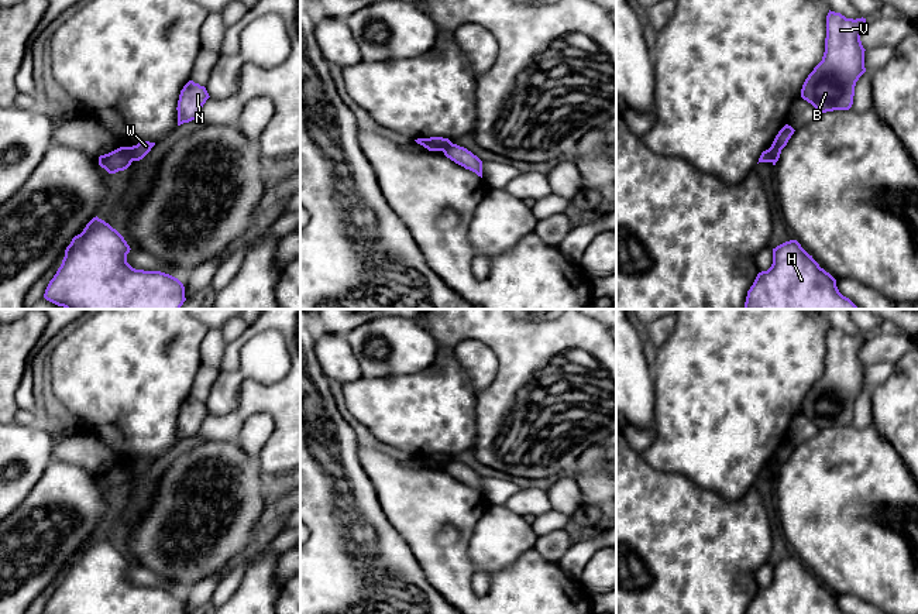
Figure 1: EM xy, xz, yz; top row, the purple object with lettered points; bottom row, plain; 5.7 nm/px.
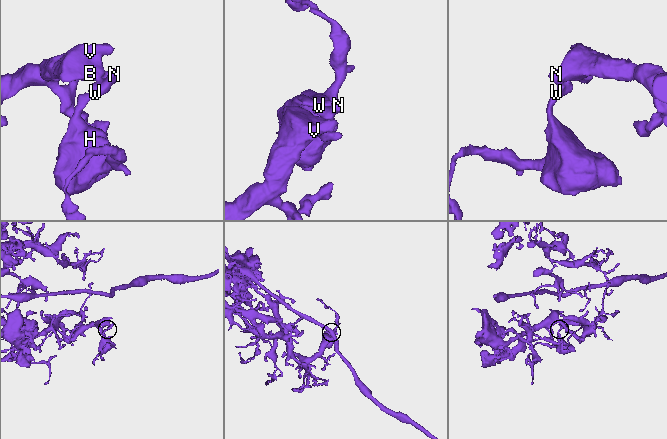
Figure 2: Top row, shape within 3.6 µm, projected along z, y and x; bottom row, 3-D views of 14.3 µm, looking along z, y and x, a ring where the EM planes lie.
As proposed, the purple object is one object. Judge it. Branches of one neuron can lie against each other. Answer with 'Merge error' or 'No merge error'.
Merge error

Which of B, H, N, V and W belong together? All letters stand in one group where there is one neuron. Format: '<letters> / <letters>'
B N V W / H

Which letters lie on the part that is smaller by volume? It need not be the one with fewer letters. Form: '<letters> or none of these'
H

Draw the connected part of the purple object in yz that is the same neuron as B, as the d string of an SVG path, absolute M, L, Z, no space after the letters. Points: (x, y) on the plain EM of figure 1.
M831 327L826 332L826 354L822 377L805 395L801 414L819 429L849 426L855 402L866 388L860 357L866 335L846 335Z

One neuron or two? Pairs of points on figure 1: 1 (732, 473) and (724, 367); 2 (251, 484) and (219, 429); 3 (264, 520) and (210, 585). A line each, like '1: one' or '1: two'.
1: one
2: two
3: two

